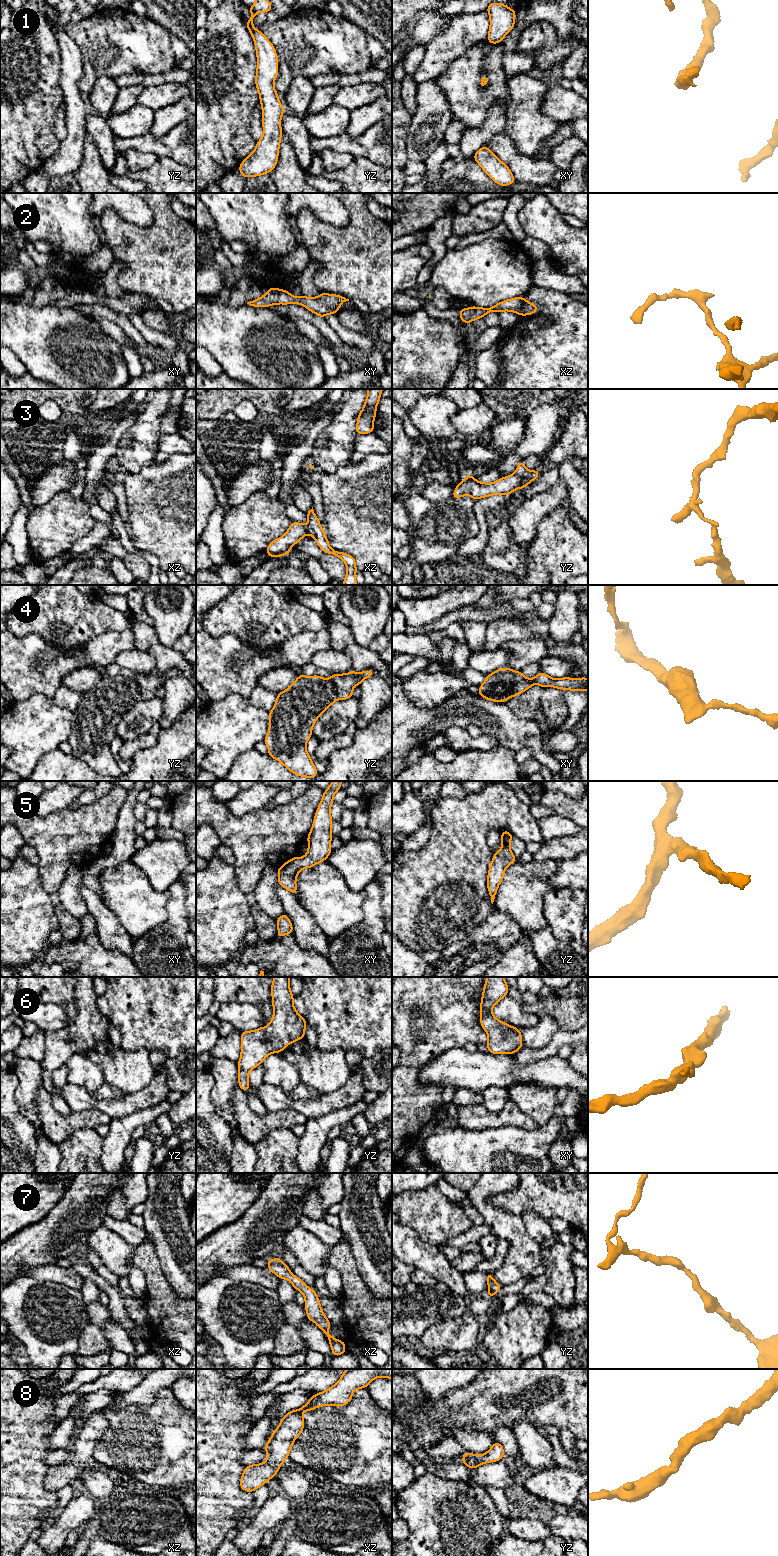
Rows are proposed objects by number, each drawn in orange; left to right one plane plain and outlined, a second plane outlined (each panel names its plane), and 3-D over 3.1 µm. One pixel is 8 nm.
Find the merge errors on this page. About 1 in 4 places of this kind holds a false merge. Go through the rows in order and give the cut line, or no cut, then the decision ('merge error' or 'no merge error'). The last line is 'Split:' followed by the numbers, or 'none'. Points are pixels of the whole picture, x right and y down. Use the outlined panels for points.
1: no cut; no merge error
2: no cut; no merge error
3: cut in yz along (515, 472), (530, 481); merge error
4: no cut; no merge error
5: no cut; no merge error
6: no cut; no merge error
7: no cut; no merge error
8: no cut; no merge error
Split: 3

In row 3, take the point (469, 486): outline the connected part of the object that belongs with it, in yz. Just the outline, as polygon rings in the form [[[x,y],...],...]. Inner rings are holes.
[[[514,473],[507,477],[500,478],[493,483],[487,484],[476,481],[472,474],[469,474],[456,486],[452,498],[460,498],[464,495],[469,495],[476,500],[496,494],[510,496],[512,491],[522,489],[530,482],[530,480]]]

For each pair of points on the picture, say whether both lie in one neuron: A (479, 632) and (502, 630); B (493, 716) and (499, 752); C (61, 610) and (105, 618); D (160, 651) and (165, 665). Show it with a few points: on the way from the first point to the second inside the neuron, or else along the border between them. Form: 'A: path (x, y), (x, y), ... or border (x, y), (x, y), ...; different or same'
A: border (487, 624), (484, 649); different
B: border (497, 745), (508, 747), (515, 751); different
C: path (72, 618), (94, 618); same
D: path (162, 654), (165, 657), (165, 662); same

